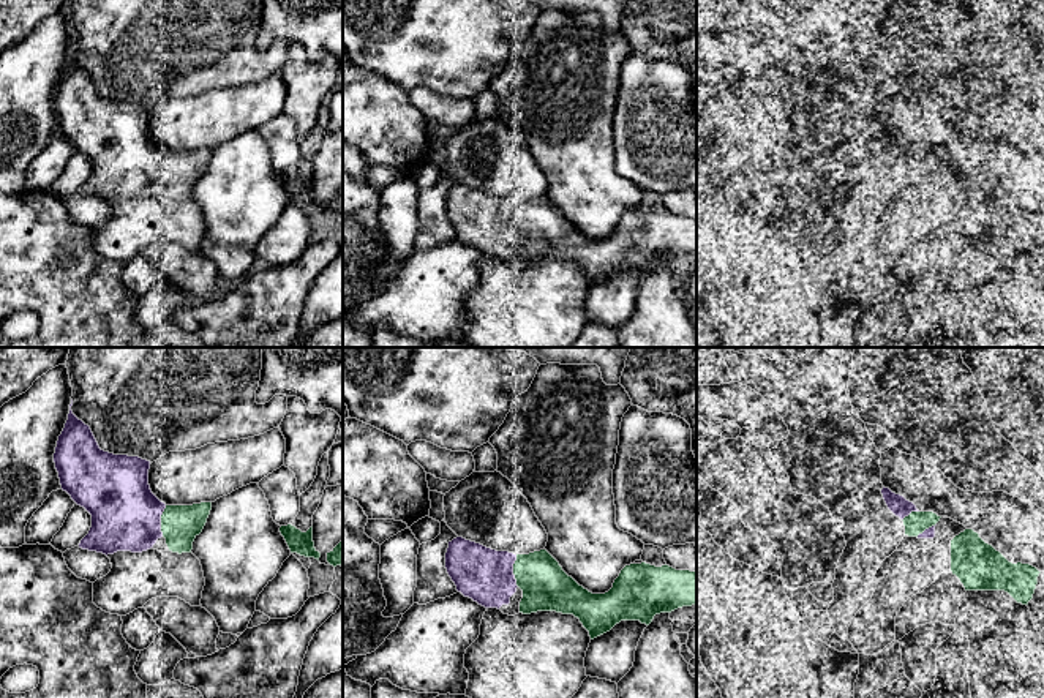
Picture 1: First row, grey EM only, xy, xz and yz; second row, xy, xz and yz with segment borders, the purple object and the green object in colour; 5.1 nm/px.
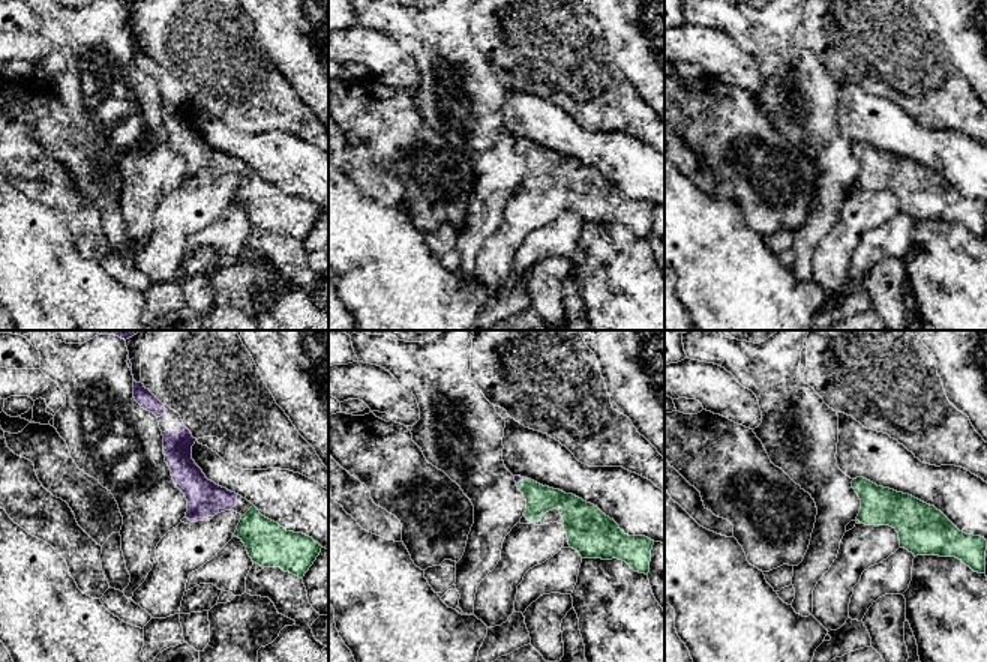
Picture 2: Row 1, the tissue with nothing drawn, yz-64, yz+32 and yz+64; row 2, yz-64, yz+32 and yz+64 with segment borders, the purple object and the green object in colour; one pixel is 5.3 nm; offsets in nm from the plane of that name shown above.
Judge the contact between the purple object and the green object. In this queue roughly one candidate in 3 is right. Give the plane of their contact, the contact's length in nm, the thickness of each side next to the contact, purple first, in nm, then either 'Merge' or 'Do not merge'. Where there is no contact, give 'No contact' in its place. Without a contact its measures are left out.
Touches purple in xz. Shared border 170 nm. Thickness 280 nm (purple) against 240 nm. Merge

